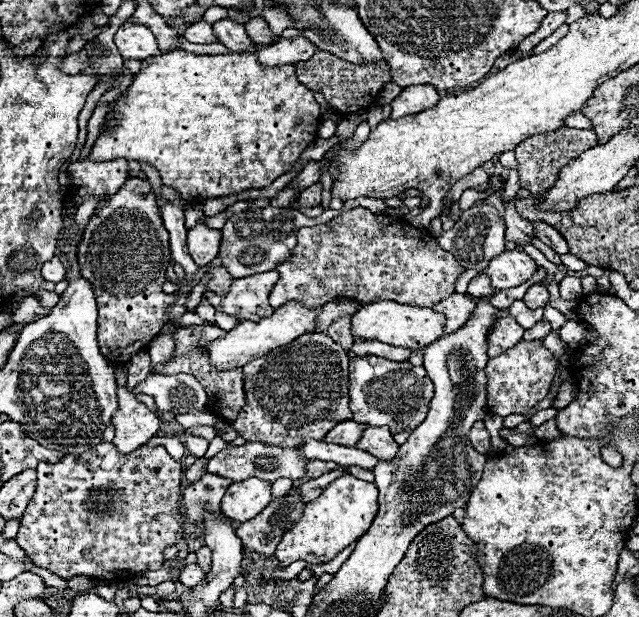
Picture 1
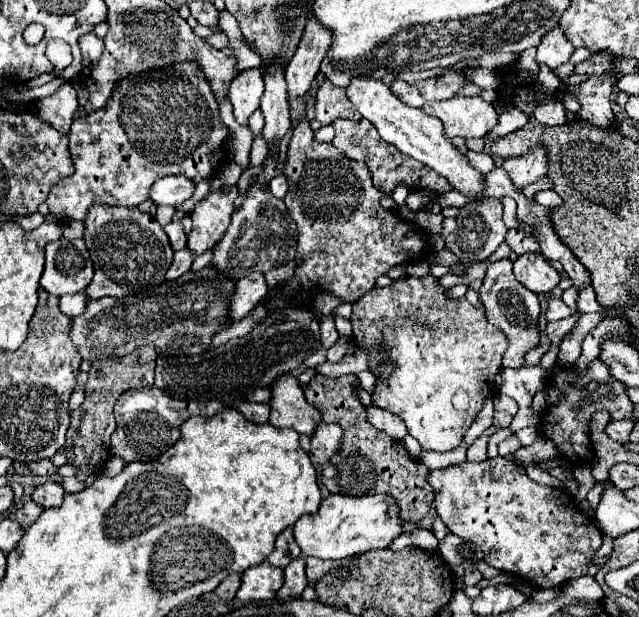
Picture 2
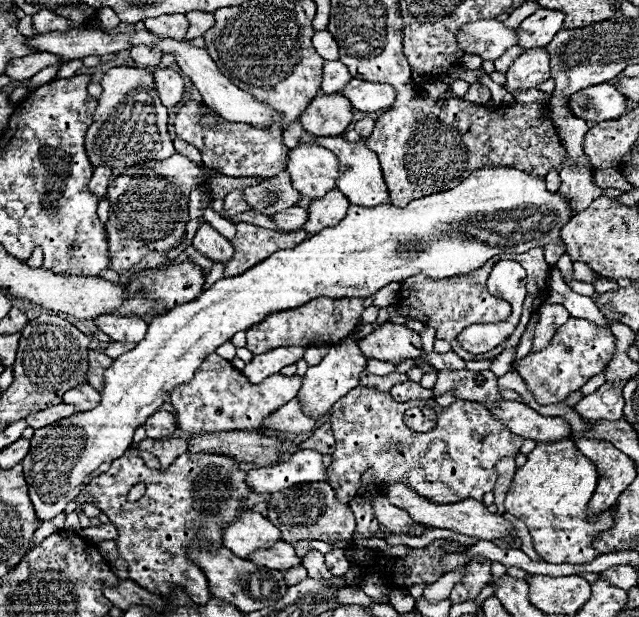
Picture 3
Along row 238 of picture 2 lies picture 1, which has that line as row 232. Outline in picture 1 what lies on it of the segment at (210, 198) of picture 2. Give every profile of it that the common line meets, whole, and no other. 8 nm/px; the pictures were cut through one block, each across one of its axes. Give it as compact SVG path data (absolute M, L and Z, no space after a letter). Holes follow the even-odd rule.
M196 224L188 230L188 252L198 266L208 266L216 258L216 250L220 248L220 230L208 228L204 224Z

